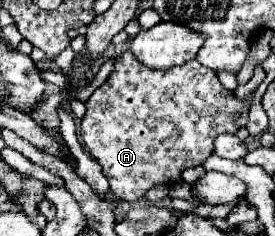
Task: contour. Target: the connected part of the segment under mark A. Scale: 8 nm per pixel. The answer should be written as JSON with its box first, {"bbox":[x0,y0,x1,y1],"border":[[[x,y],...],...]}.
{"bbox":[82,50,250,202],"border":[[[126,50],[108,80],[92,94],[86,102],[86,114],[82,118],[82,140],[90,156],[102,166],[104,176],[110,182],[110,192],[116,200],[136,202],[144,194],[158,186],[174,186],[182,180],[182,172],[204,164],[204,160],[214,152],[214,140],[220,134],[236,134],[248,124],[250,104],[244,104],[230,90],[226,90],[216,74],[204,68],[198,60],[190,60],[184,66],[174,66],[170,70],[144,68],[130,50]]]}

